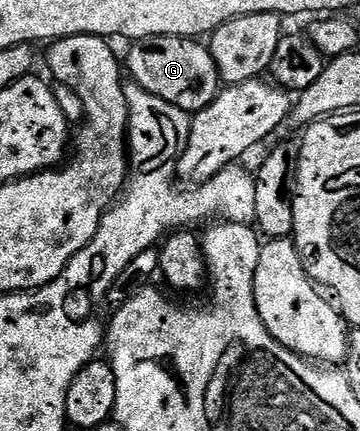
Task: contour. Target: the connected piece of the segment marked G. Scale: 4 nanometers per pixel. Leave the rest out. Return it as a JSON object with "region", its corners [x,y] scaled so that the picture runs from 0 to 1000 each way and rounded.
{"region":[[[442,81],[403,95],[375,95],[356,107],[358,125],[342,132],[342,151],[364,176],[367,195],[397,202],[442,230],[464,230],[511,262],[544,267],[600,230],[619,190],[578,102],[533,86]]]}

